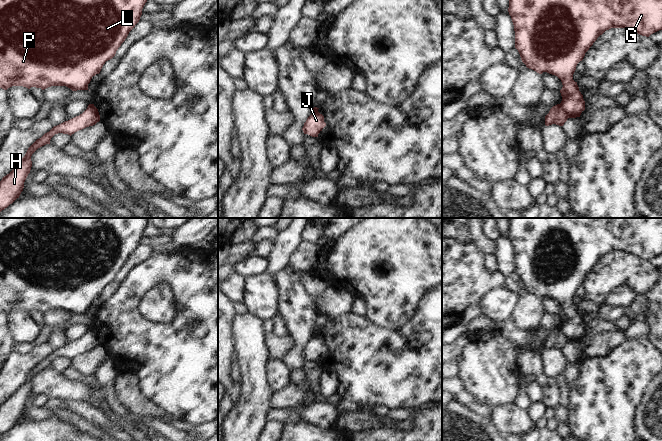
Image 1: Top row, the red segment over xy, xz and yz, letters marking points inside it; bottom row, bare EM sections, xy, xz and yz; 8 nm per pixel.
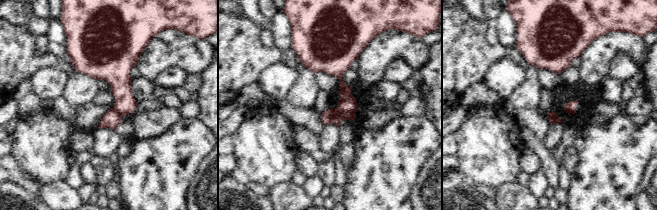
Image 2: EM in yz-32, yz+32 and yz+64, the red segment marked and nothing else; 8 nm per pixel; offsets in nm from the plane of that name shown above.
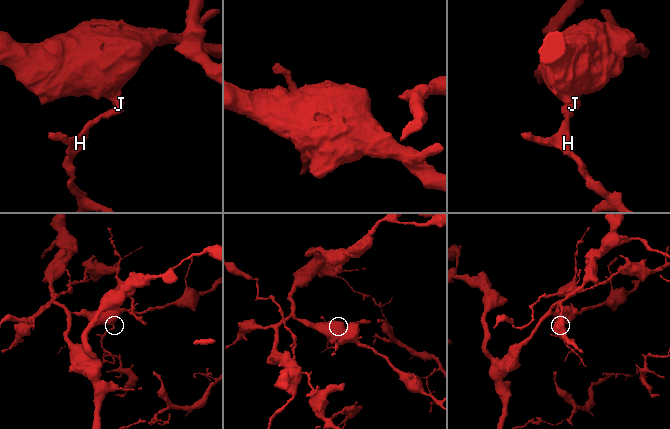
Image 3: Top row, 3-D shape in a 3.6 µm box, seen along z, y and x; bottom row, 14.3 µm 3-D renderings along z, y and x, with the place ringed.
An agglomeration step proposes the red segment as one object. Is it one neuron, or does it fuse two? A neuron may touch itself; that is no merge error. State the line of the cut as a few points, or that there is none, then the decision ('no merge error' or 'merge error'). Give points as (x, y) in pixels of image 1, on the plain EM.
yz (558, 328), (569, 341) | merge error

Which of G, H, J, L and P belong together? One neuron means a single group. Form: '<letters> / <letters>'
G J L P / H

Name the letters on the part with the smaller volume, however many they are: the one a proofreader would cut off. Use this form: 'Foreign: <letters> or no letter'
Foreign: H

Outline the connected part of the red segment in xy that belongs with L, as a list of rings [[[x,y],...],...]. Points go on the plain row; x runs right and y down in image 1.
[[[0,218],[0,312],[7,314],[12,310],[23,310],[28,313],[31,311],[41,312],[42,314],[51,310],[66,310],[72,315],[89,314],[88,308],[93,300],[99,298],[106,285],[112,283],[118,272],[127,262],[129,256],[139,246],[142,233],[148,224],[148,218]]]

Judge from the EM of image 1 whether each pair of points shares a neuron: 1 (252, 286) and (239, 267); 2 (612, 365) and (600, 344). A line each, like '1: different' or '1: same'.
1: different
2: different

